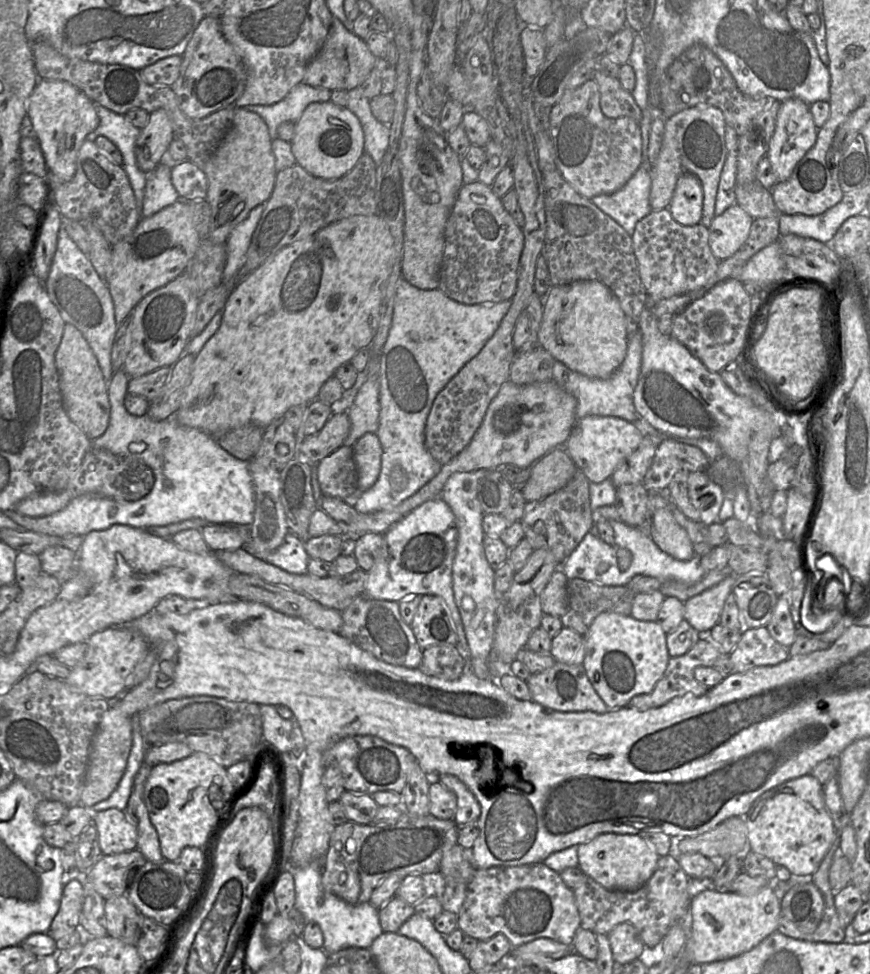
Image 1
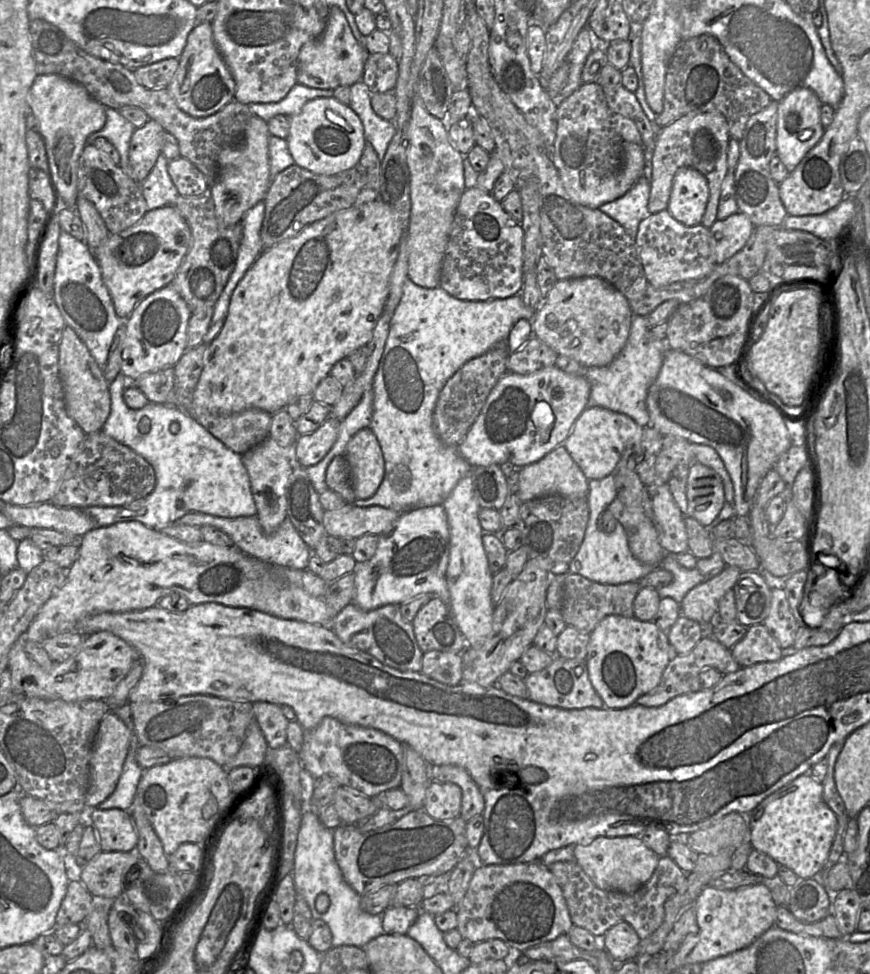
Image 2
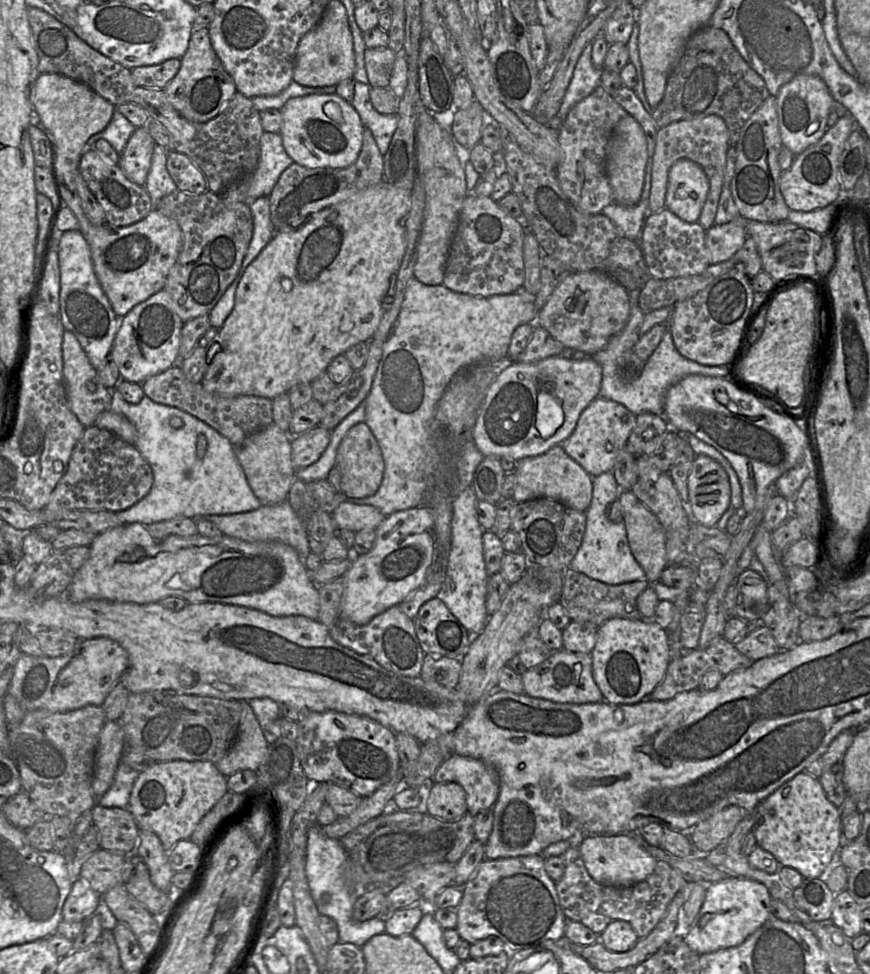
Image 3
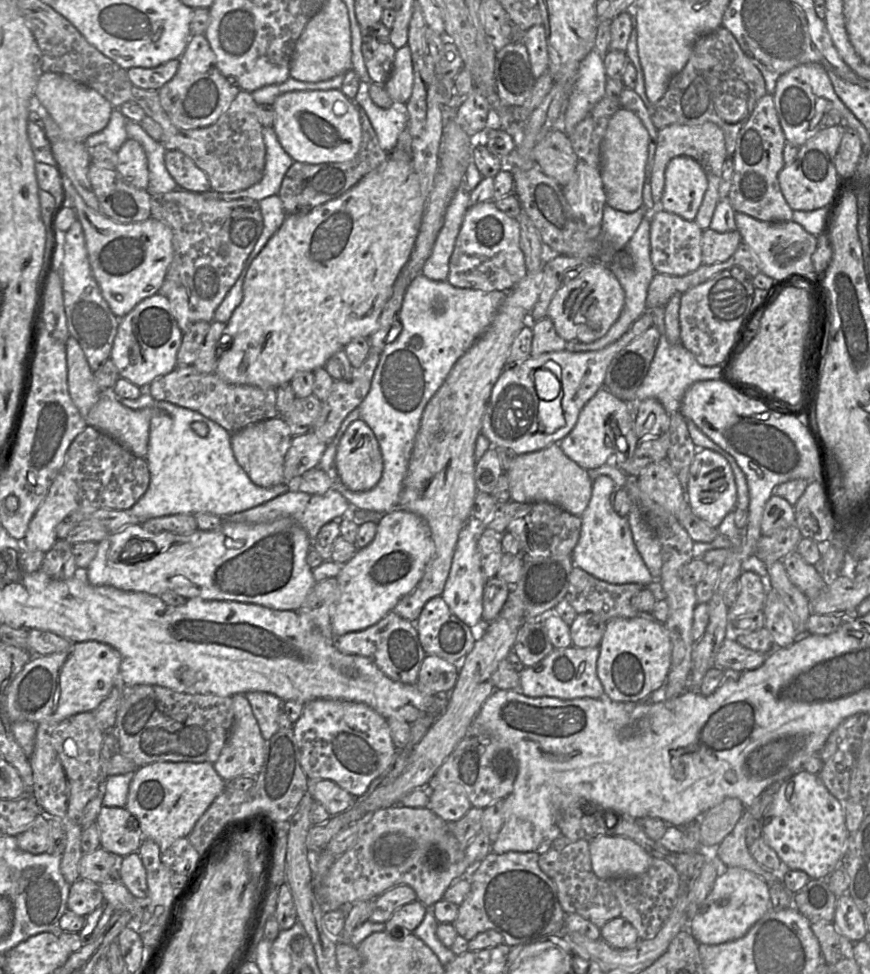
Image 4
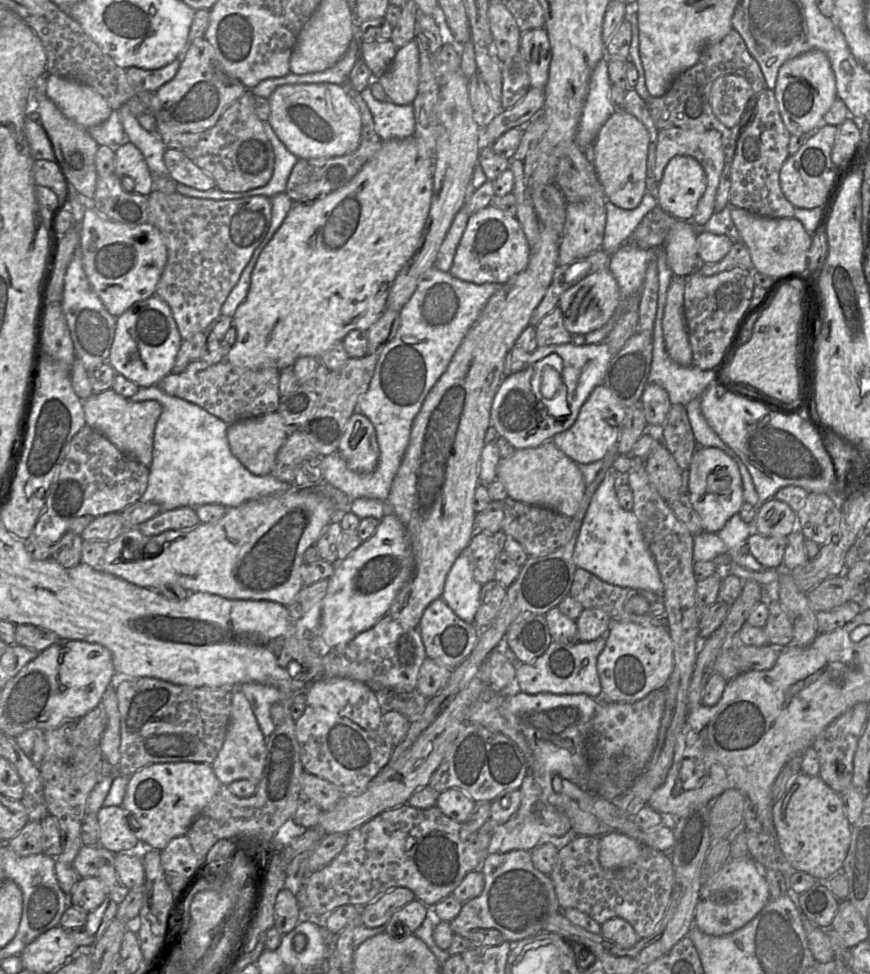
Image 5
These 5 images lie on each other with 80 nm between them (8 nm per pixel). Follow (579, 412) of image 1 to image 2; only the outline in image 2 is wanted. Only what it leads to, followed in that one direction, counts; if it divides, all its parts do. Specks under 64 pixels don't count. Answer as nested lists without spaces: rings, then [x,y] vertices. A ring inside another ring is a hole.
[[[632,312],[628,340],[621,352],[609,365],[588,367],[562,355],[558,355],[555,365],[566,373],[583,376],[589,381],[591,390],[588,407],[601,407],[625,414],[639,426],[647,426],[650,418],[646,406],[647,393],[659,374],[665,352],[669,350],[667,336],[665,339],[656,339],[651,335],[650,329],[647,317]]]

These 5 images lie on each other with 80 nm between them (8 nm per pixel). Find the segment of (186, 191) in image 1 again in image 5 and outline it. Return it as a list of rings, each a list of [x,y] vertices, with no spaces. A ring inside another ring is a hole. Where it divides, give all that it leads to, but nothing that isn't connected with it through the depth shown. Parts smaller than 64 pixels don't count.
[[[166,148],[164,163],[170,177],[177,183],[201,191],[216,187],[213,178],[196,166],[182,151]]]

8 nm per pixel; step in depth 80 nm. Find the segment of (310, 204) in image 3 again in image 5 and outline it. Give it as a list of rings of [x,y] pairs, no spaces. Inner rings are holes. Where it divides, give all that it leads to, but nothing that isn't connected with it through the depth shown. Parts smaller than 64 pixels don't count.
[[[348,81],[343,86],[360,114],[361,136],[359,145],[353,152],[339,157],[298,159],[291,171],[285,189],[285,193],[293,203],[314,202],[344,187],[381,148],[382,141],[375,132],[371,112],[361,94],[354,90]]]

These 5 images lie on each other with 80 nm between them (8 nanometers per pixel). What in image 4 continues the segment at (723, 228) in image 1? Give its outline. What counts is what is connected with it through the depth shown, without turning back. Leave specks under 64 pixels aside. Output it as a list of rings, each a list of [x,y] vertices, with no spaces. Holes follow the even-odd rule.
[[[710,228],[702,233],[702,262],[706,265],[728,260],[742,242],[738,230],[717,232]]]

